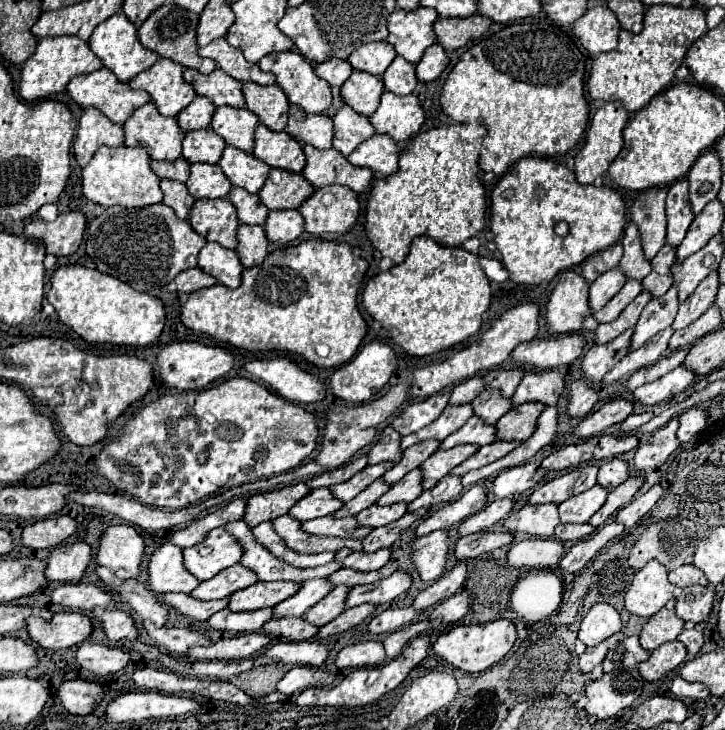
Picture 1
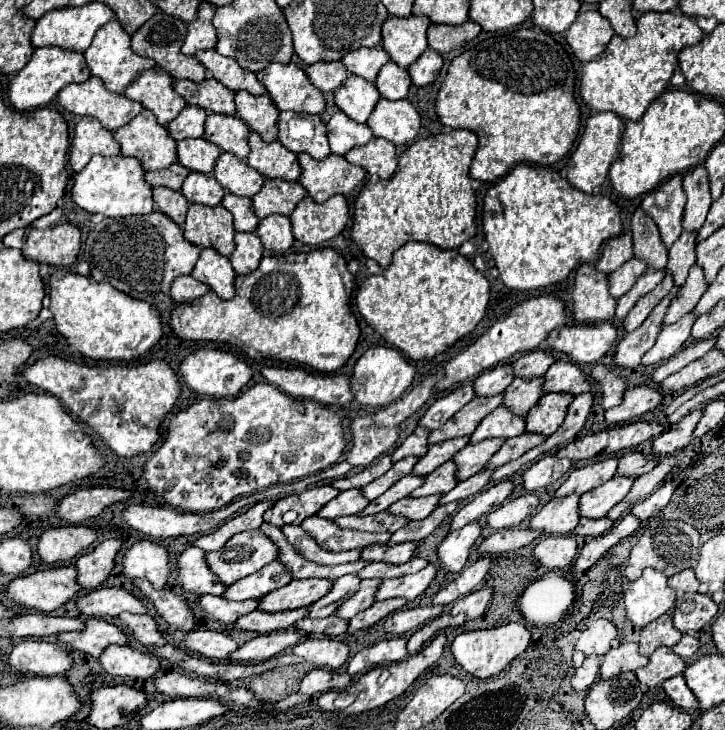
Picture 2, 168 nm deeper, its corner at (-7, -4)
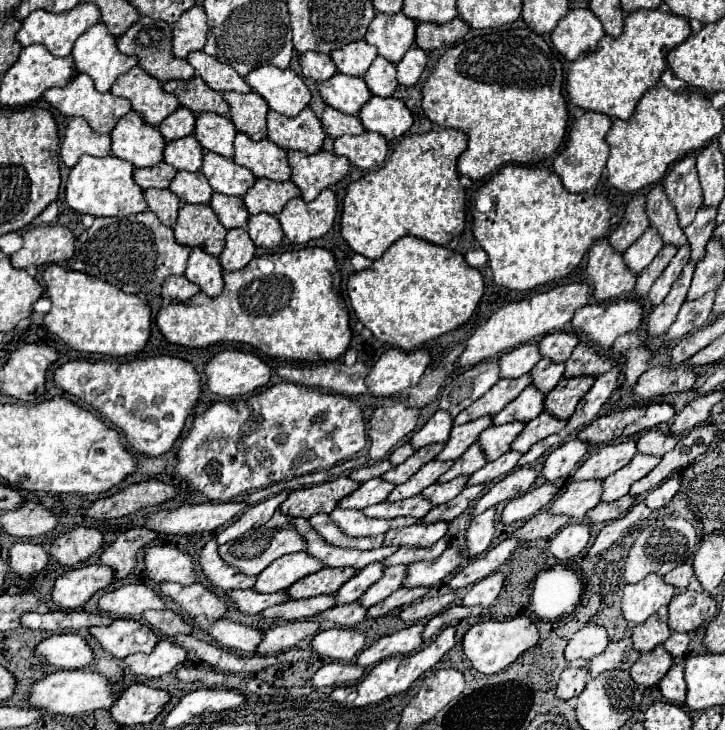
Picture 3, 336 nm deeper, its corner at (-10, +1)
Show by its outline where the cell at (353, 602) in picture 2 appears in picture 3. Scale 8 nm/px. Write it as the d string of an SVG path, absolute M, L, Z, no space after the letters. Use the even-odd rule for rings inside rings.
M406 565L388 567L384 571L384 575L372 587L368 587L368 591L358 599L358 603L364 603L364 607L372 607L372 605L384 601L390 593L394 593L396 589L402 587L404 571L406 571Z

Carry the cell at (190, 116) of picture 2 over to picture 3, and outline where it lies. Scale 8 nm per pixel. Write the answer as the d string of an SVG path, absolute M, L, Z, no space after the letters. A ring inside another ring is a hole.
M178 107L172 115L168 115L160 123L160 133L164 135L164 139L172 141L172 139L192 135L194 125L196 125L196 115L192 111L188 111L188 109L184 109L184 107Z

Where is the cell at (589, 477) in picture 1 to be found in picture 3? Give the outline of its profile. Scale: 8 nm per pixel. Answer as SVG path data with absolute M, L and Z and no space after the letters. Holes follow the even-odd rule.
M626 439L620 443L612 443L602 447L598 453L590 455L574 473L574 481L586 479L606 479L608 475L622 469L636 455L636 441Z

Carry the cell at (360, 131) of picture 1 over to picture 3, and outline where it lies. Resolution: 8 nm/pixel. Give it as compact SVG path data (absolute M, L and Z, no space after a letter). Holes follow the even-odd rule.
M326 107L324 115L322 115L322 127L328 135L332 135L334 139L342 137L342 135L362 135L366 129L362 127L358 117L352 115L344 115L340 111L336 111L334 107Z

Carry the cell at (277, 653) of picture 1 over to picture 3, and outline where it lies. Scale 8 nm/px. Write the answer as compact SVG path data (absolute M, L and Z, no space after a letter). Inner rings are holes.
M332 627L316 633L316 637L312 639L312 649L324 657L350 663L364 647L364 643L366 643L366 637L362 631Z

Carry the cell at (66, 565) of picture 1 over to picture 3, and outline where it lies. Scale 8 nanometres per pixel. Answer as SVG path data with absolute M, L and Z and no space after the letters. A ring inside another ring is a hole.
M134 527L124 531L112 545L104 547L100 555L100 563L114 569L116 579L124 579L136 567L138 549L146 547L156 539L156 531L148 527Z

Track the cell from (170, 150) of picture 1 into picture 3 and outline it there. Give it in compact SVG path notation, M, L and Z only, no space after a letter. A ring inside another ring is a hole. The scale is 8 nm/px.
M136 111L126 113L110 135L112 153L130 161L134 167L154 167L164 161L166 139L158 127L144 123L144 117L136 115Z

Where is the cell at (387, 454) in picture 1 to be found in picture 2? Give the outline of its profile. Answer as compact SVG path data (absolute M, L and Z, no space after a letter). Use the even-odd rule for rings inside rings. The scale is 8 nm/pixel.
M417 426L413 430L413 434L409 438L405 438L405 442L401 446L395 448L393 452L393 460L401 460L405 456L425 456L427 450L429 450L429 444L427 444L427 438L429 438L429 430L423 428L423 426Z

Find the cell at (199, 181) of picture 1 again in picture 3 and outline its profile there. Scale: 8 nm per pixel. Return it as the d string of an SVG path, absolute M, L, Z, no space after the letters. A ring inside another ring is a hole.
M178 171L176 179L170 183L170 191L178 195L182 203L210 203L210 197L214 193L200 171Z

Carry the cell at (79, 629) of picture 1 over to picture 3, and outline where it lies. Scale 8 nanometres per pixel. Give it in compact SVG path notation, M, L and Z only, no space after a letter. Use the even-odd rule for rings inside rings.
M114 619L108 627L90 627L88 631L104 651L118 659L132 653L150 653L158 643L158 635L134 619Z

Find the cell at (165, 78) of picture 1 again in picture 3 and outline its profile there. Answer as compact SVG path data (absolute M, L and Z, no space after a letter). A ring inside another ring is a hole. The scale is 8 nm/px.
M132 67L128 73L120 75L110 93L128 99L132 103L132 109L156 127L170 113L174 113L174 109L180 107L176 95L168 95L162 87L162 81L148 75L140 67Z

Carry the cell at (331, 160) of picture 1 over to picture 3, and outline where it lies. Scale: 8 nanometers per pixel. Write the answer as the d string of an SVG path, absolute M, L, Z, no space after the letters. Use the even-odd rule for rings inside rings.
M288 151L292 165L292 183L302 191L304 201L312 201L322 189L342 181L352 163L332 151L320 151L314 155L304 155L302 151Z

